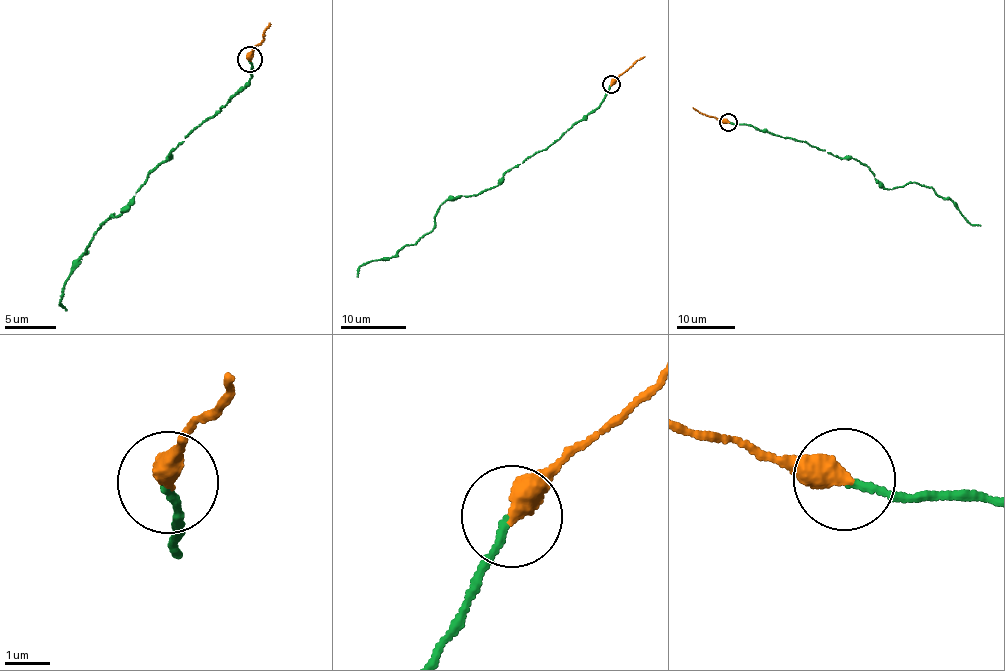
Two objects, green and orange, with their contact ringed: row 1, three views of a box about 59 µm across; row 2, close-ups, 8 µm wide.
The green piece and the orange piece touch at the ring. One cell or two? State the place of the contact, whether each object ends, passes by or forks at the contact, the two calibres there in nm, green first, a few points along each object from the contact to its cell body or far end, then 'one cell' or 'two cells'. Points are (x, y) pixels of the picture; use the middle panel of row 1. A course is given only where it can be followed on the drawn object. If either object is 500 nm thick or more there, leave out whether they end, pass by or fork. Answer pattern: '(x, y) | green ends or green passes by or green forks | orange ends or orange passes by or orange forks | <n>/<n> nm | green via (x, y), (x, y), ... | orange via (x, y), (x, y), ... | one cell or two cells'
(611, 84) | green ends | orange ends | 140/480 nm | green via (610, 84), (597, 108), (558, 140), (511, 167), (498, 185), (445, 200), (432, 230), (360, 267), (357, 276) | orange via (610, 84), (644, 56) | two cells

